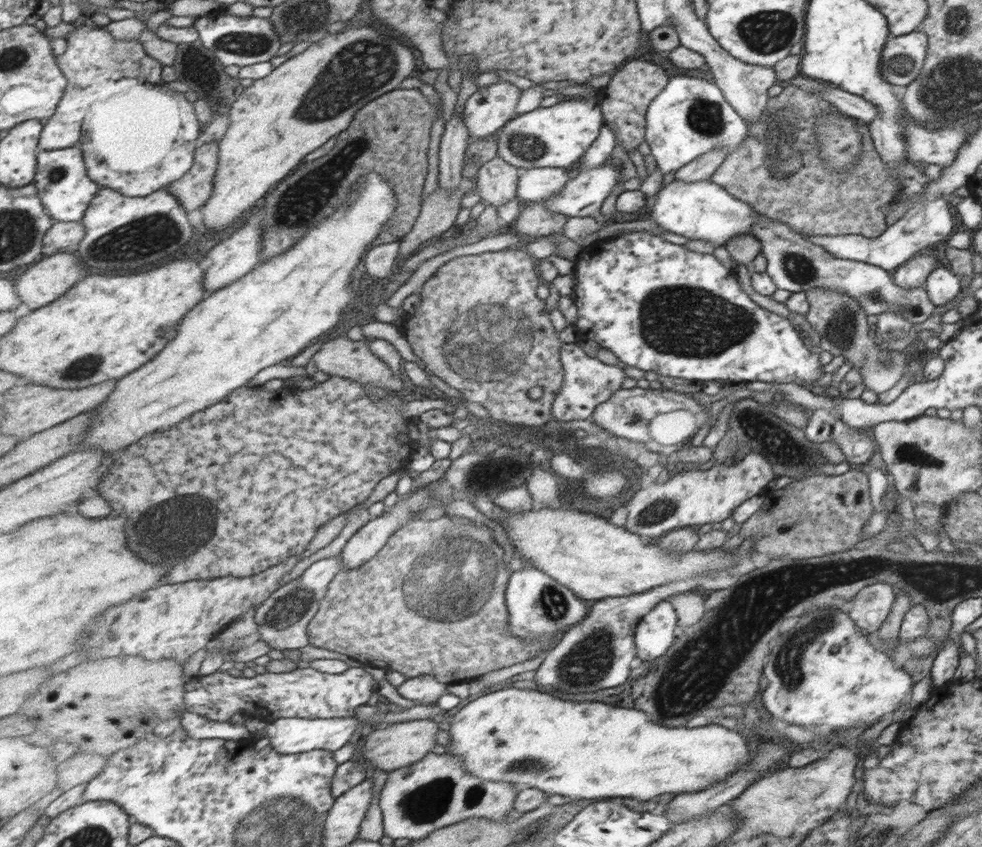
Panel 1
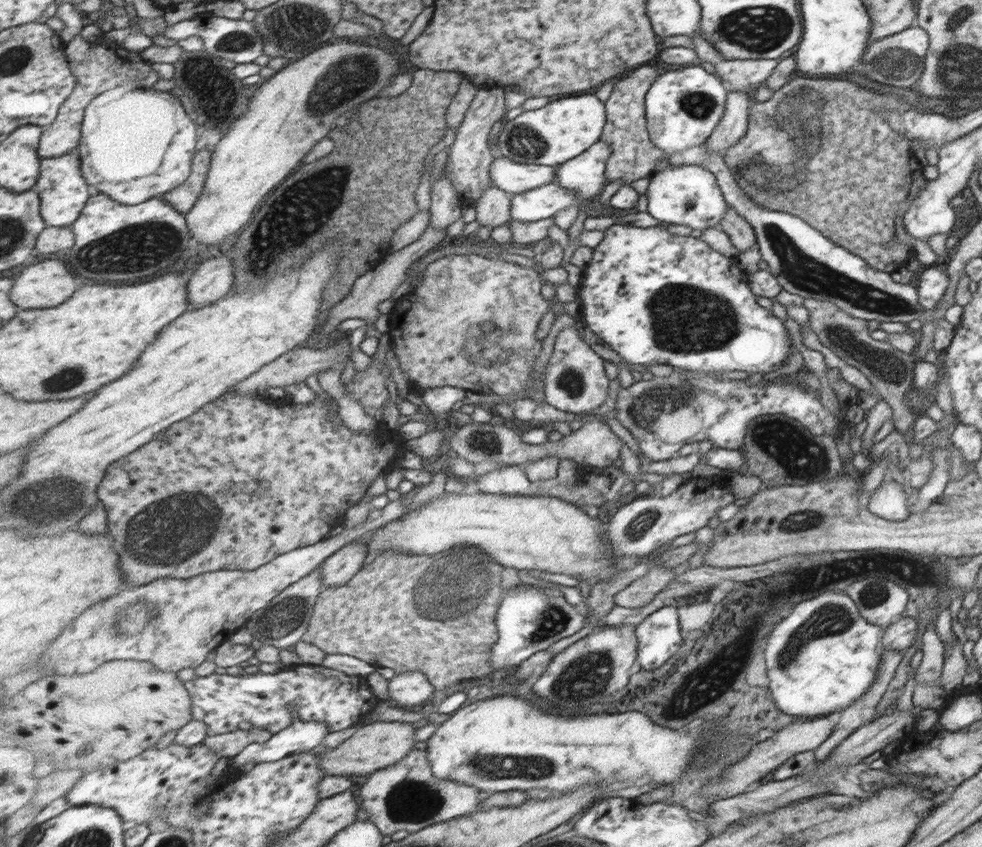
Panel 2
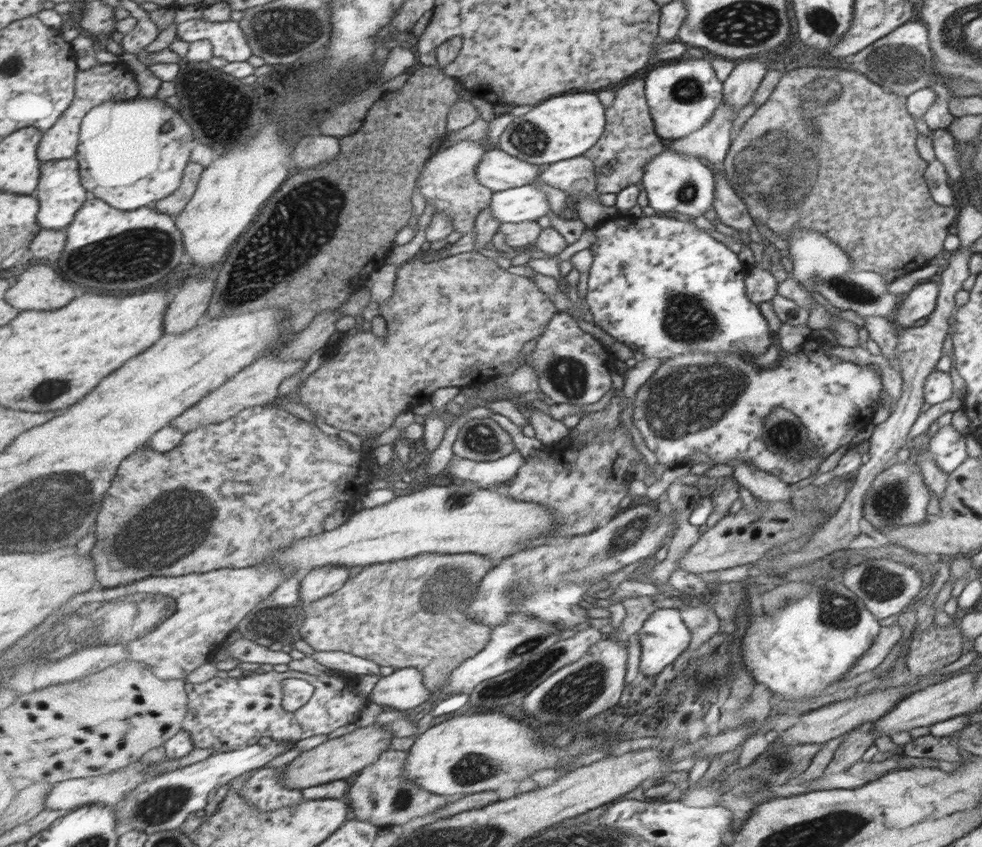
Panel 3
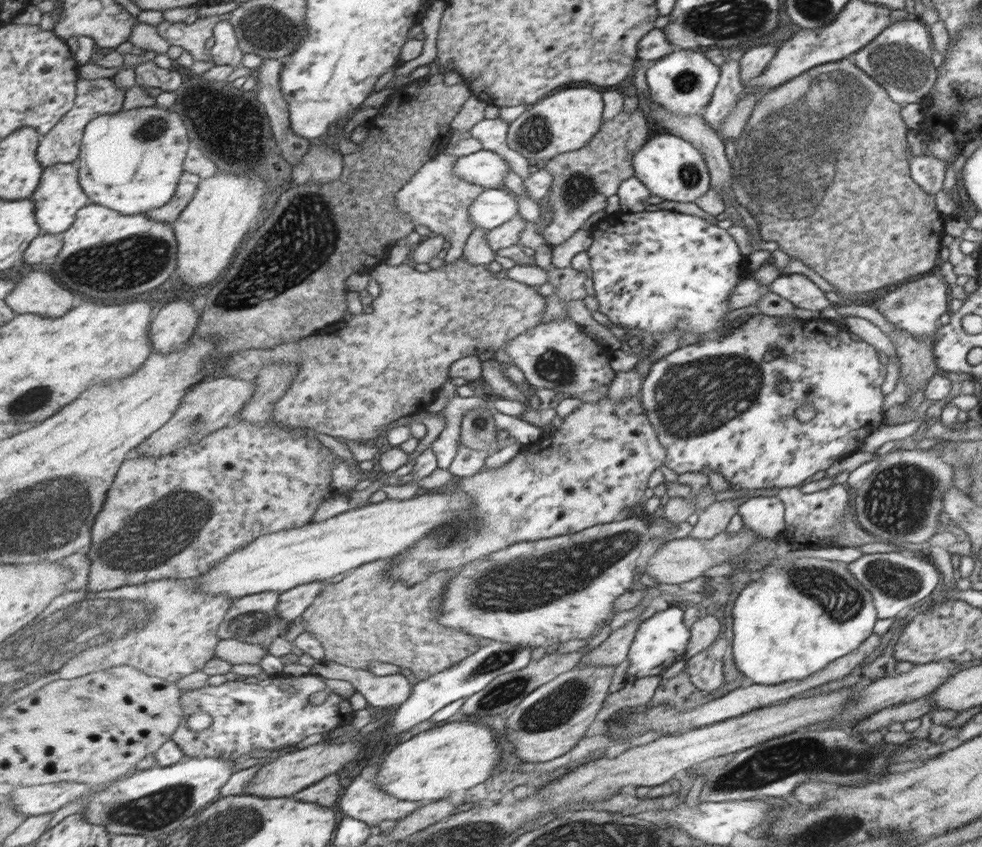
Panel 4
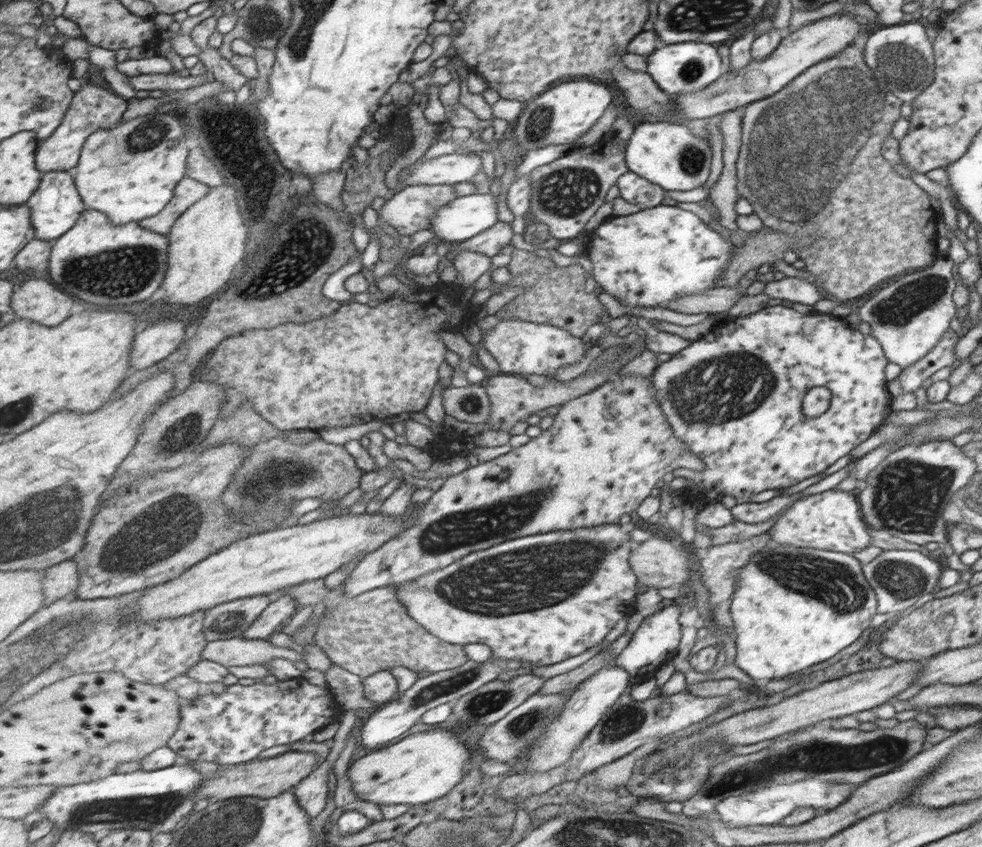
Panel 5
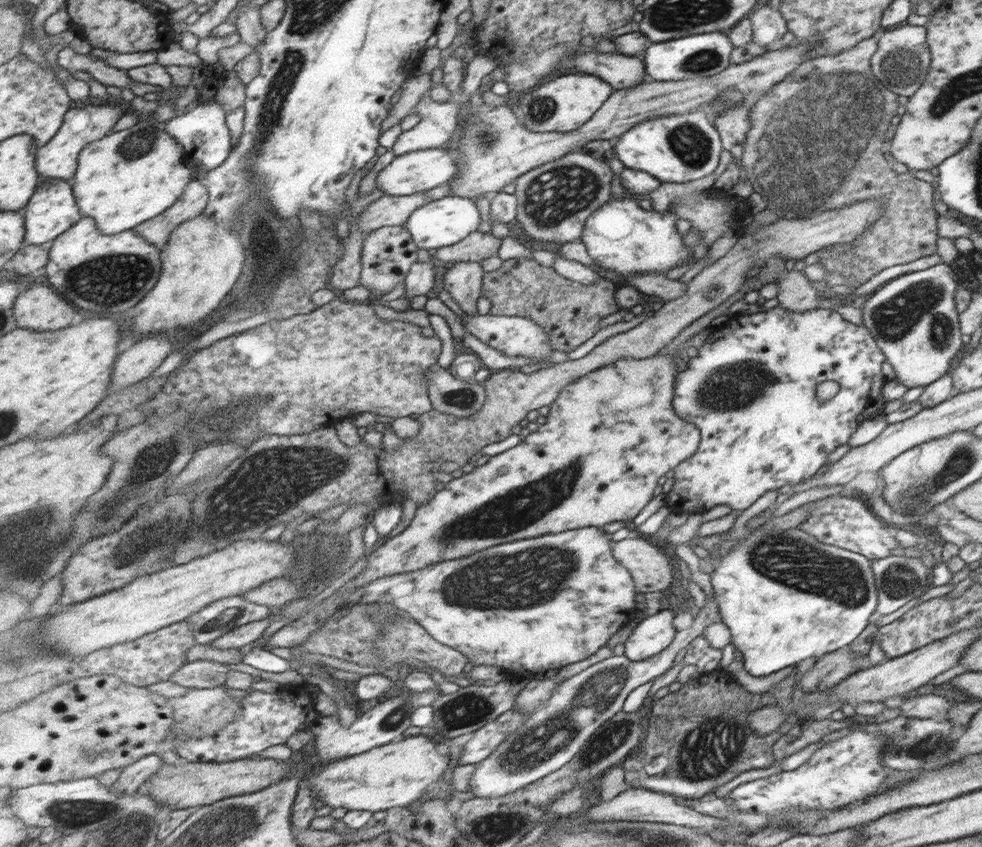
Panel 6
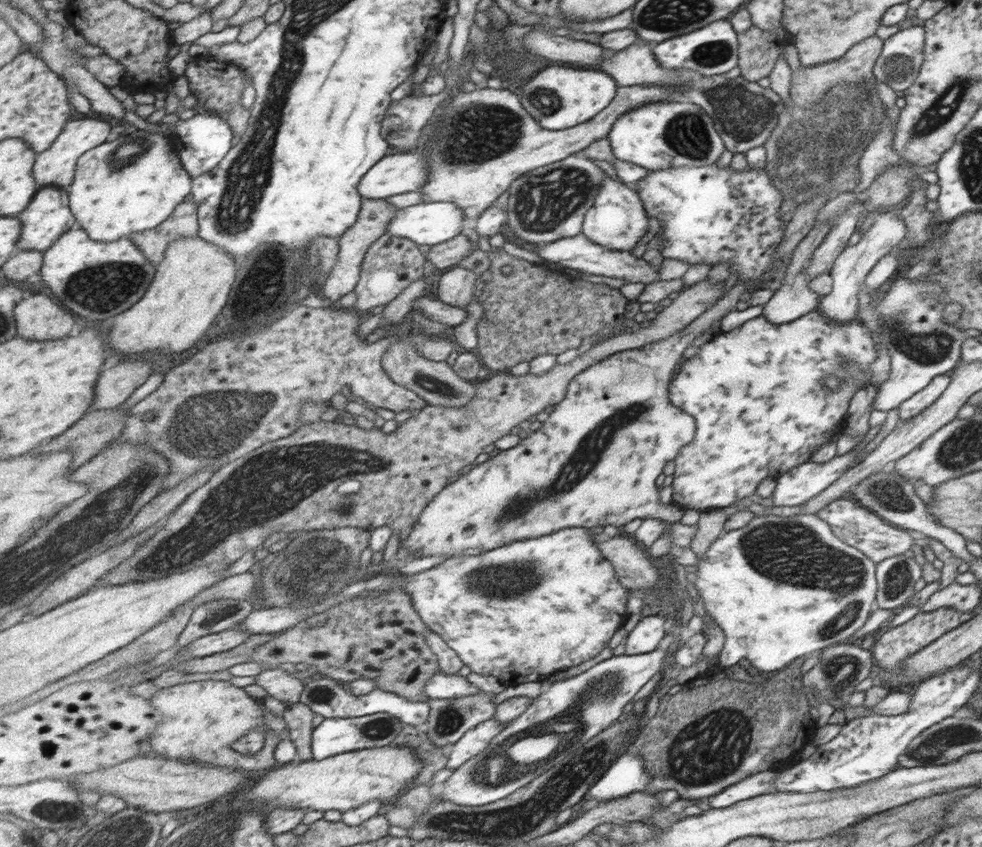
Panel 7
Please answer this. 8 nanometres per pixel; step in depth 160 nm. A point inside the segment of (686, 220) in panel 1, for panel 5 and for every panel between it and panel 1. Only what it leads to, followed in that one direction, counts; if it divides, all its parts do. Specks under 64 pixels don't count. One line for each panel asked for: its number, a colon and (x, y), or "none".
2: (688, 195)
3: (673, 181)
4: (668, 166)
5: (667, 154)

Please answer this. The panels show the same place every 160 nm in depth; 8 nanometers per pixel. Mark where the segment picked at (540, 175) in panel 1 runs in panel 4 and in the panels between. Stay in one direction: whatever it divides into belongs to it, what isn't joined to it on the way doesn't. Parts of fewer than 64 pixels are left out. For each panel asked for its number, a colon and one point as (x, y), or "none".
2: (516, 178)
3: (498, 170)
4: (486, 168)

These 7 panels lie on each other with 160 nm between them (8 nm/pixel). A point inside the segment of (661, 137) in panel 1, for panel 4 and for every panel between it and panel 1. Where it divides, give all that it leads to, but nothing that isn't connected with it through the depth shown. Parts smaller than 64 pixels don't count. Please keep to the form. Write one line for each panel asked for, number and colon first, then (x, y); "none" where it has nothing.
2: (682, 107)
3: (681, 97)
4: (681, 83)

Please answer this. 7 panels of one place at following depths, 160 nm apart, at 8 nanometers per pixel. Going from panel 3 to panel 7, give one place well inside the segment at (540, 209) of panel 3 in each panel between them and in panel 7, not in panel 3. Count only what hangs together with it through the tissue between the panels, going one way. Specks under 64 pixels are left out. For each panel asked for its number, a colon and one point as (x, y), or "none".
4: (494, 208)
5: (469, 215)
6: (444, 222)
7: (426, 223)

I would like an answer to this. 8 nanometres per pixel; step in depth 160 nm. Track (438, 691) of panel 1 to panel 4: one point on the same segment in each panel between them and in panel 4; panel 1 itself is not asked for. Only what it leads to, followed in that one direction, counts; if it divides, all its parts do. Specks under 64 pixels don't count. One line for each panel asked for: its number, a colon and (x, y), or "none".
2: (411, 688)
3: (405, 689)
4: (391, 691)

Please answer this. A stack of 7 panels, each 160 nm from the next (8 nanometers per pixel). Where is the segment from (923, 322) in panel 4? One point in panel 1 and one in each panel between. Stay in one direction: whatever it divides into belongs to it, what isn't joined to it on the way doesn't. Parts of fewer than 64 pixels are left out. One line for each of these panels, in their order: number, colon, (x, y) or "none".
1: (942, 285)
2: (932, 283)
3: (918, 302)

